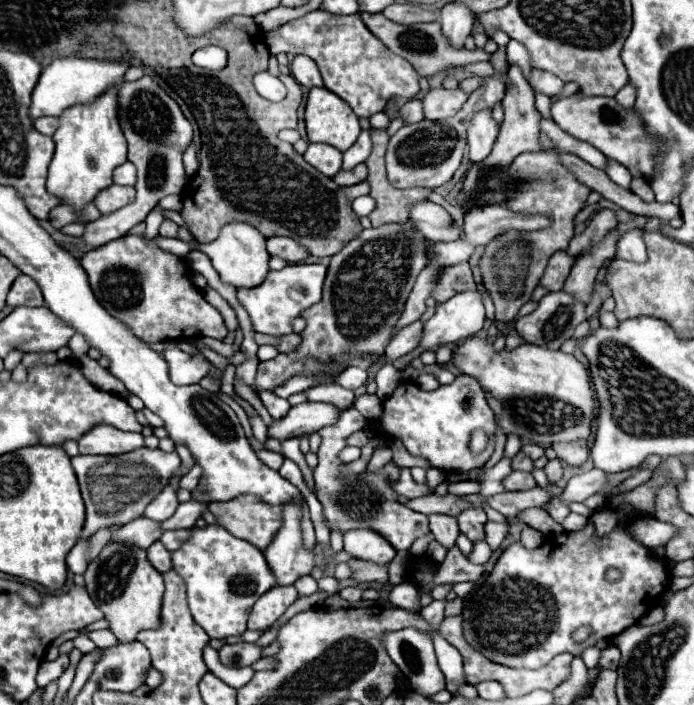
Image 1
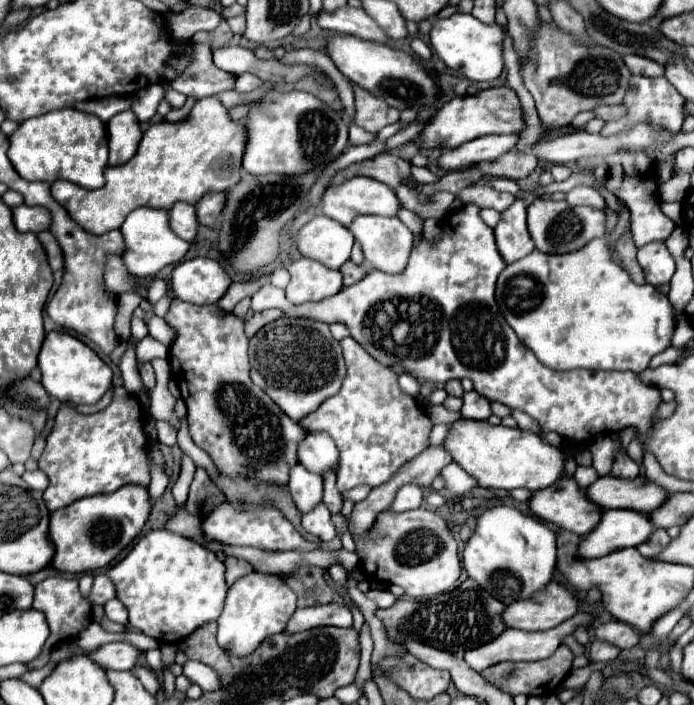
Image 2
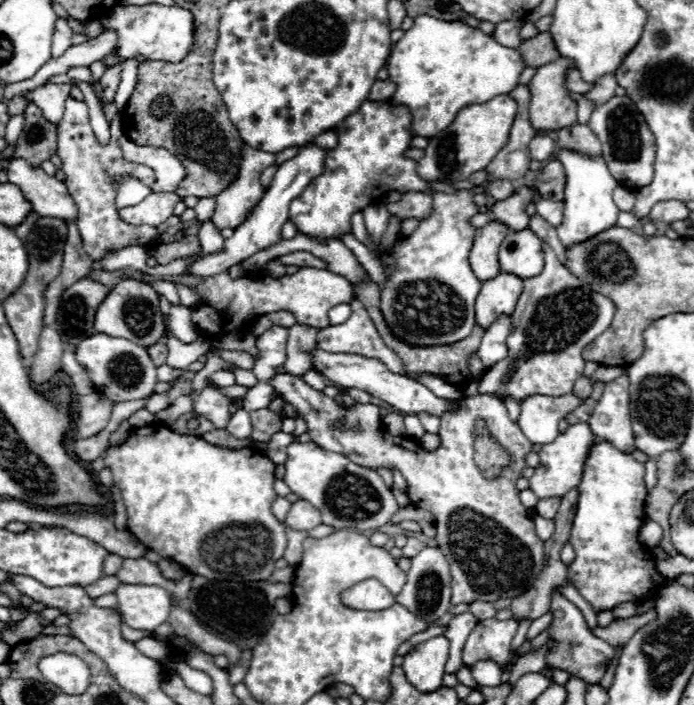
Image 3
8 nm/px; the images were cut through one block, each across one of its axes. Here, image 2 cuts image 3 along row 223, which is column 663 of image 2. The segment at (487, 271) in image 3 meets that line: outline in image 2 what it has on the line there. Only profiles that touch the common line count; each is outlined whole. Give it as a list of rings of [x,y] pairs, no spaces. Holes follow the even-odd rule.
[[[602,476],[586,488],[586,496],[604,510],[628,508],[636,512],[650,512],[664,502],[666,492],[644,476],[638,476],[636,480]]]

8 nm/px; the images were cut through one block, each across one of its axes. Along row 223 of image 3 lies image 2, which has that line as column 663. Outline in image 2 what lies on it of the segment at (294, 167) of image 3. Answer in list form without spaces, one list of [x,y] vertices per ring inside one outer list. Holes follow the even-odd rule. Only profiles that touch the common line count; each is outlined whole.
[[[652,242],[638,250],[638,262],[646,274],[646,282],[652,286],[668,284],[674,274],[674,258],[666,250],[664,242]]]

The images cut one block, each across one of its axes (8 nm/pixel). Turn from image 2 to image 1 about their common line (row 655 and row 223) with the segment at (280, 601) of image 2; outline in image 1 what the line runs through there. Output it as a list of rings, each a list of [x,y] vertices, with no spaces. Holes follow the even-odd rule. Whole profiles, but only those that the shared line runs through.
[[[232,222],[224,226],[220,230],[220,236],[214,242],[200,244],[198,248],[212,258],[212,264],[220,274],[220,278],[236,288],[260,286],[268,274],[270,254],[266,252],[266,240],[254,226],[248,226],[246,222]]]

